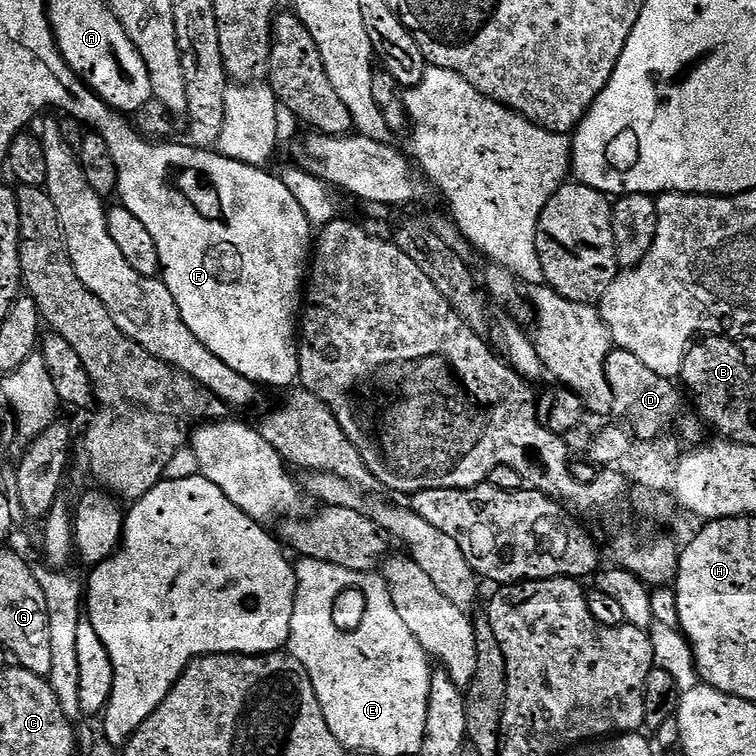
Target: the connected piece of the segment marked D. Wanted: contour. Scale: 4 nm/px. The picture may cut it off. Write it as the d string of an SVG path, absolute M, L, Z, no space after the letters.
M616 348L608 355L606 375L607 391L614 394L615 415L618 414L625 420L623 423L637 441L654 440L665 435L669 431L668 423L672 419L673 423L681 415L681 389L676 389L669 377L654 374L654 370L650 370L650 366L644 365L637 356L630 354L630 350Z

